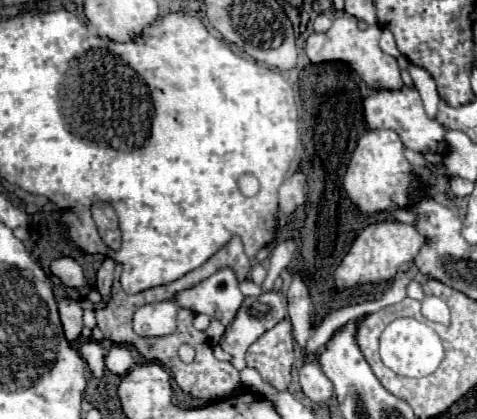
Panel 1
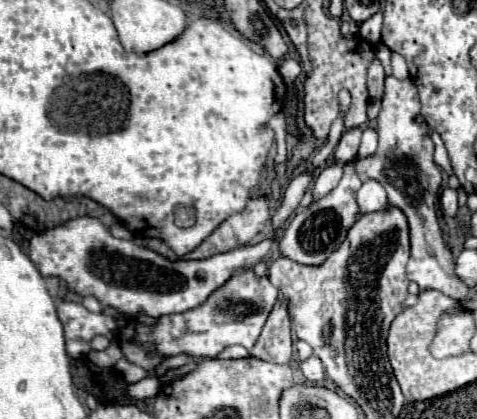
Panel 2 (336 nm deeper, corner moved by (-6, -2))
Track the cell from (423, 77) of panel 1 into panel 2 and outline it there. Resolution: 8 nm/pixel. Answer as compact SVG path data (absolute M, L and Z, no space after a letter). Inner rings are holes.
M446 187L446 189L442 191L440 203L442 203L442 209L444 209L444 213L446 213L448 217L454 217L454 215L456 215L456 211L458 211L458 197L456 197L456 191L454 191L454 189Z

